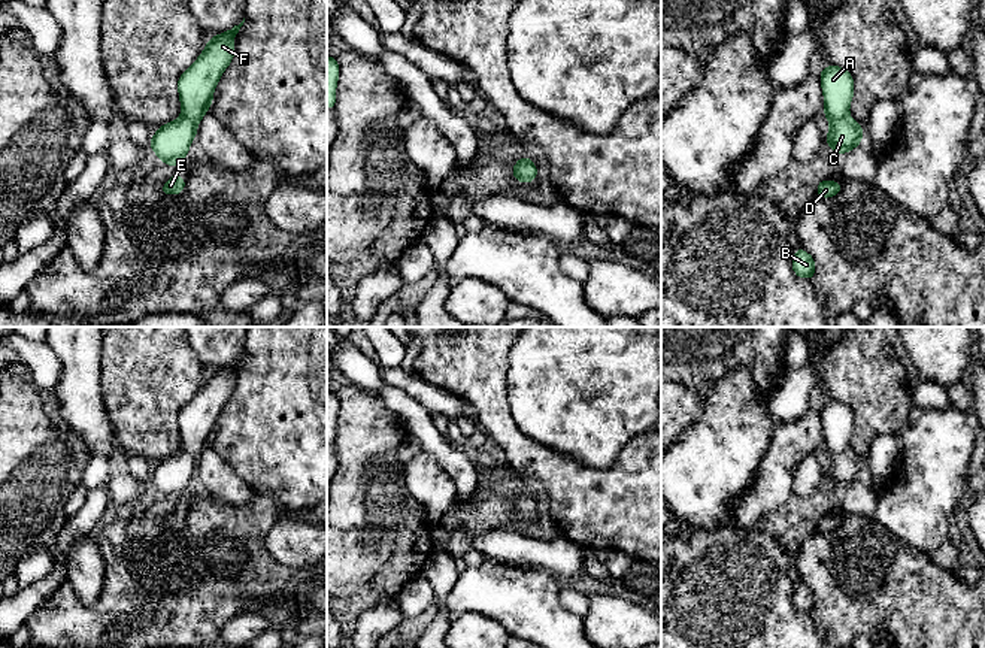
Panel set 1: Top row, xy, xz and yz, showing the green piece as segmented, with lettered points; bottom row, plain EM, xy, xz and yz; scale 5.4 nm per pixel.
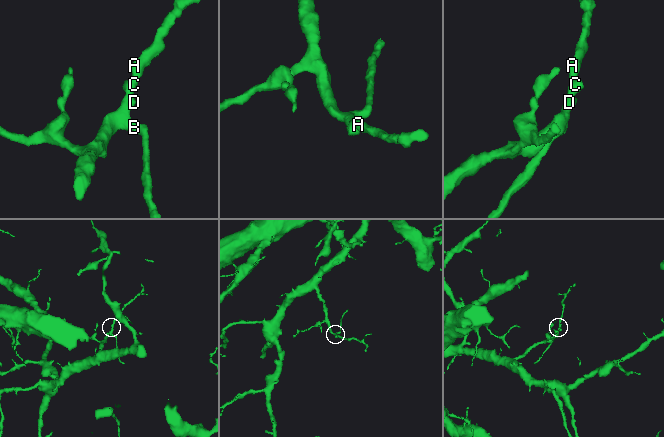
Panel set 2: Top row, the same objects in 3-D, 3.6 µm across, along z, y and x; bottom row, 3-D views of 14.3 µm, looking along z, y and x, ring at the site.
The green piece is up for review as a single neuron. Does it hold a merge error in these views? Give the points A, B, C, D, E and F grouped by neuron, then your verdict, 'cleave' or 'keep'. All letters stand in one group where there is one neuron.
A B C D E F; keep

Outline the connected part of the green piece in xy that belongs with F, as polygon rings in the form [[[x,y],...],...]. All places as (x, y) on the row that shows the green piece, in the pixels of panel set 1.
[[[245,18],[231,30],[209,39],[200,57],[179,76],[182,115],[173,122],[160,125],[151,137],[151,149],[170,167],[188,155],[198,122],[212,105],[215,87],[234,57],[233,37],[243,22]]]

